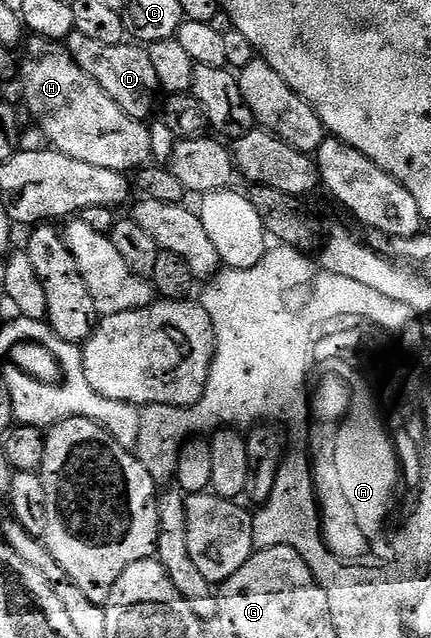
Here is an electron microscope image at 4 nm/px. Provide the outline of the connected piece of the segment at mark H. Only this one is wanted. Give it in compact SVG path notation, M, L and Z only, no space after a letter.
M31 36L26 39L26 50L27 55L21 58L23 98L40 132L54 149L97 168L124 172L138 171L151 162L147 126L140 119L121 112L105 88L77 65L63 42Z

